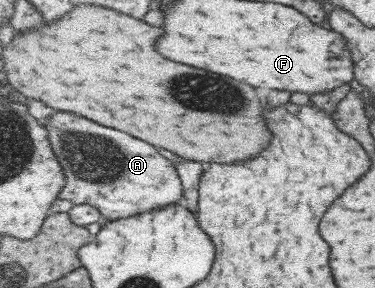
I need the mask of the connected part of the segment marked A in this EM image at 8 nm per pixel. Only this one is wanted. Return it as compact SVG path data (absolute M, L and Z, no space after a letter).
M63 111L53 113L53 117L41 121L41 125L47 127L51 145L67 175L60 199L67 199L73 205L95 207L103 215L103 225L184 201L182 179L175 163L147 141Z

